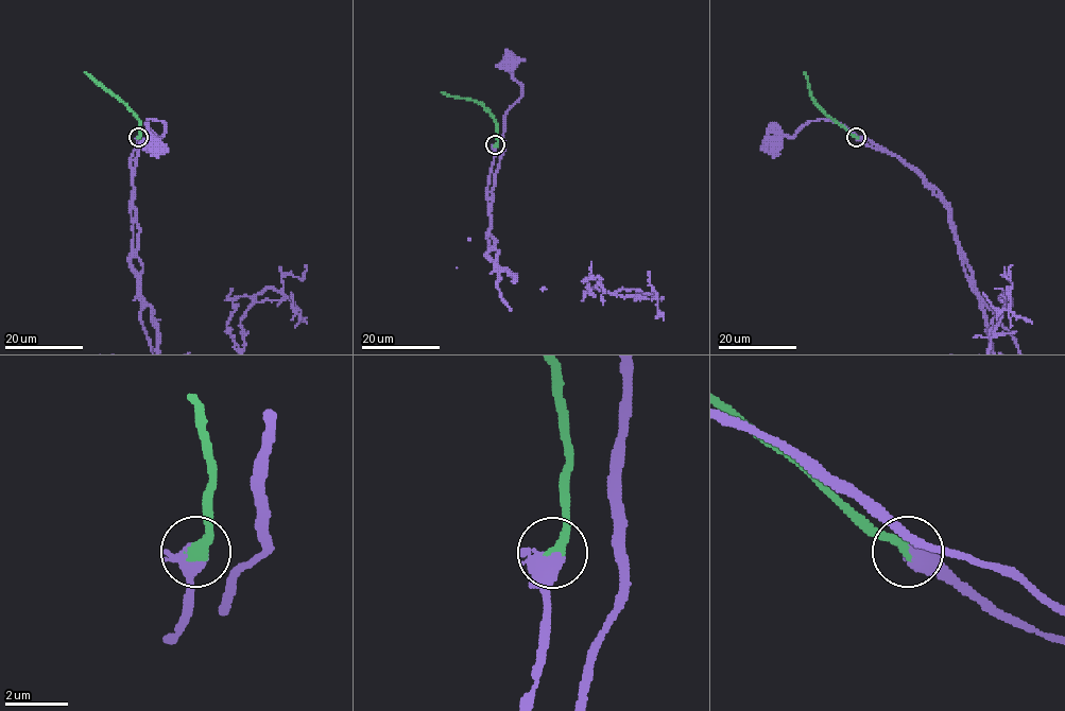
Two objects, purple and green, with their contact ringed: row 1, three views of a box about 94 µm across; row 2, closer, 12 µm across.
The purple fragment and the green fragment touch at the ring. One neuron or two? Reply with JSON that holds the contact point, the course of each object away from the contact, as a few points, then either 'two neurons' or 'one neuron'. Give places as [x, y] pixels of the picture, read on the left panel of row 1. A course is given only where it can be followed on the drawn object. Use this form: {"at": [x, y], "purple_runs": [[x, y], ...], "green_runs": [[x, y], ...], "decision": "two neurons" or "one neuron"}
{"at": [138, 137], "purple_runs": [[138, 138], [132, 173], [150, 119], [165, 124], [166, 131], [155, 136], [154, 144]], "green_runs": [[138, 138], [137, 117], [85, 71]], "decision": "one neuron"}

